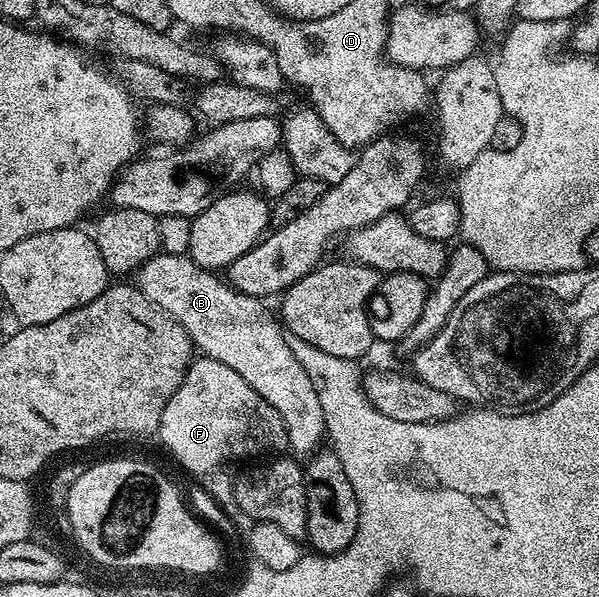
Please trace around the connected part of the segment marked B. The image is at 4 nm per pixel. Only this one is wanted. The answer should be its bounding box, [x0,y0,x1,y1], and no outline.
[135,253,325,456]

